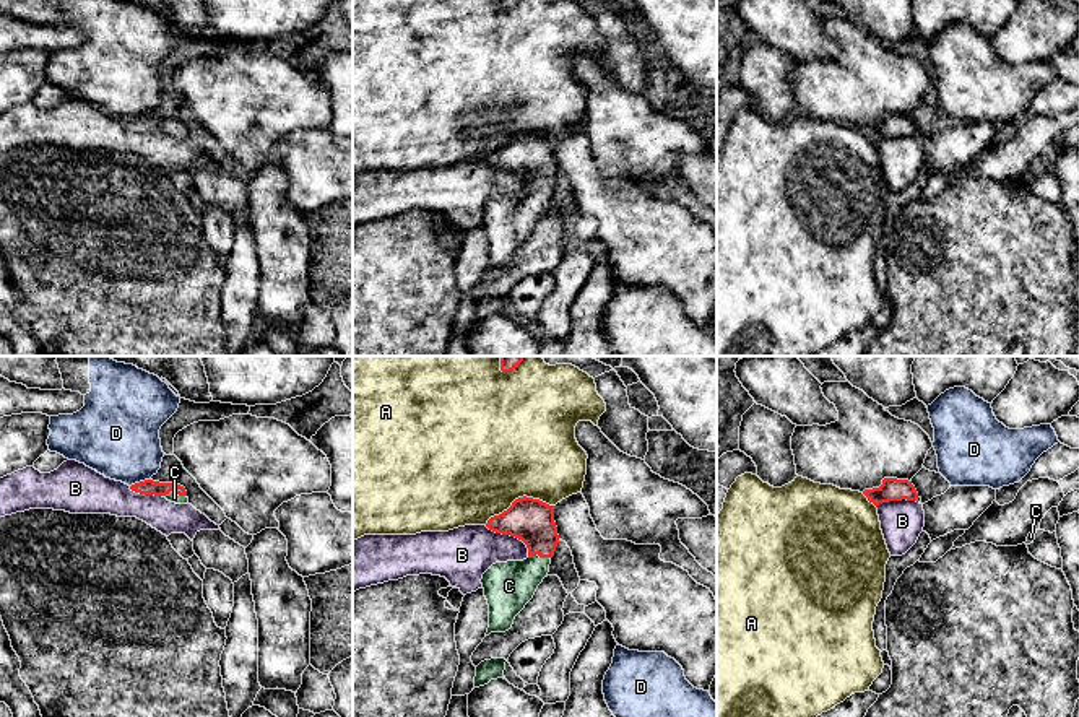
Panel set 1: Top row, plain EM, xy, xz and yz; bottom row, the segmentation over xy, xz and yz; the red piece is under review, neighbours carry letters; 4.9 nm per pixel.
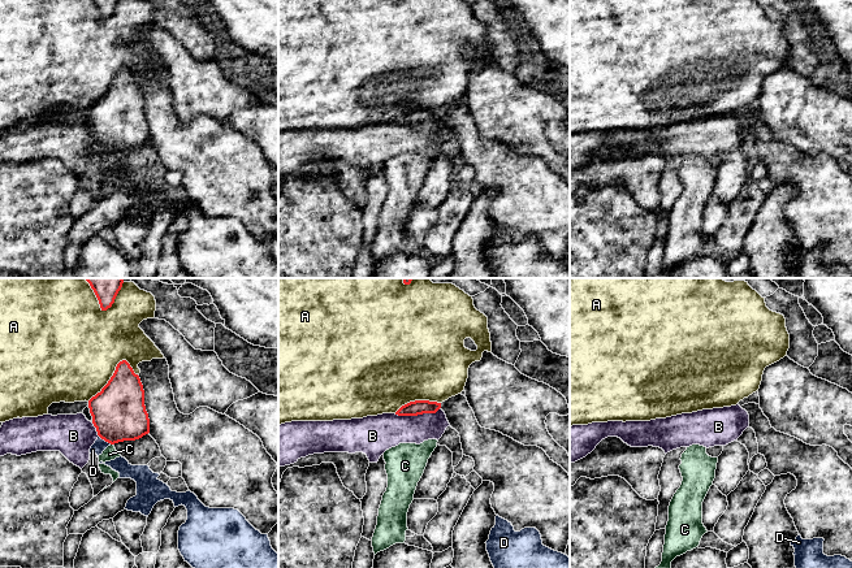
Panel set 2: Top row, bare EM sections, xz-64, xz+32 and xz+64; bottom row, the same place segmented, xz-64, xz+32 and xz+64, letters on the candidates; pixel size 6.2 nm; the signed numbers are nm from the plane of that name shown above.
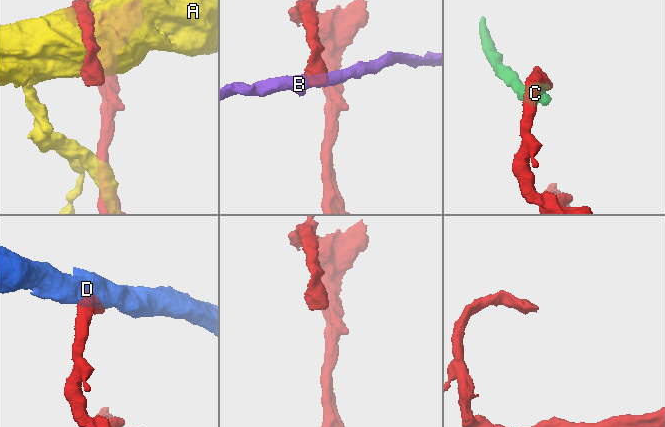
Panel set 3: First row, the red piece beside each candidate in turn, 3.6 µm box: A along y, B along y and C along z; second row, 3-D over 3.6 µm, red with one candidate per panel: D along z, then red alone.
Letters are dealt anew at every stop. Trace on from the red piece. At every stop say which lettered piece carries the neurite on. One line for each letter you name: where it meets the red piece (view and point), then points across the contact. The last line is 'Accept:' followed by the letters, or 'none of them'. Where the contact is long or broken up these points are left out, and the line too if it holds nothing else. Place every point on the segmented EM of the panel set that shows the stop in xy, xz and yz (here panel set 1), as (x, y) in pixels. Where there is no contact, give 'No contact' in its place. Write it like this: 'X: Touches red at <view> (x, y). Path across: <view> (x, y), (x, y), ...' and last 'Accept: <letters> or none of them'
C: Touches red at xy (174, 491). Path across: xy (148, 486), (174, 491), (174, 498)
Accept: C

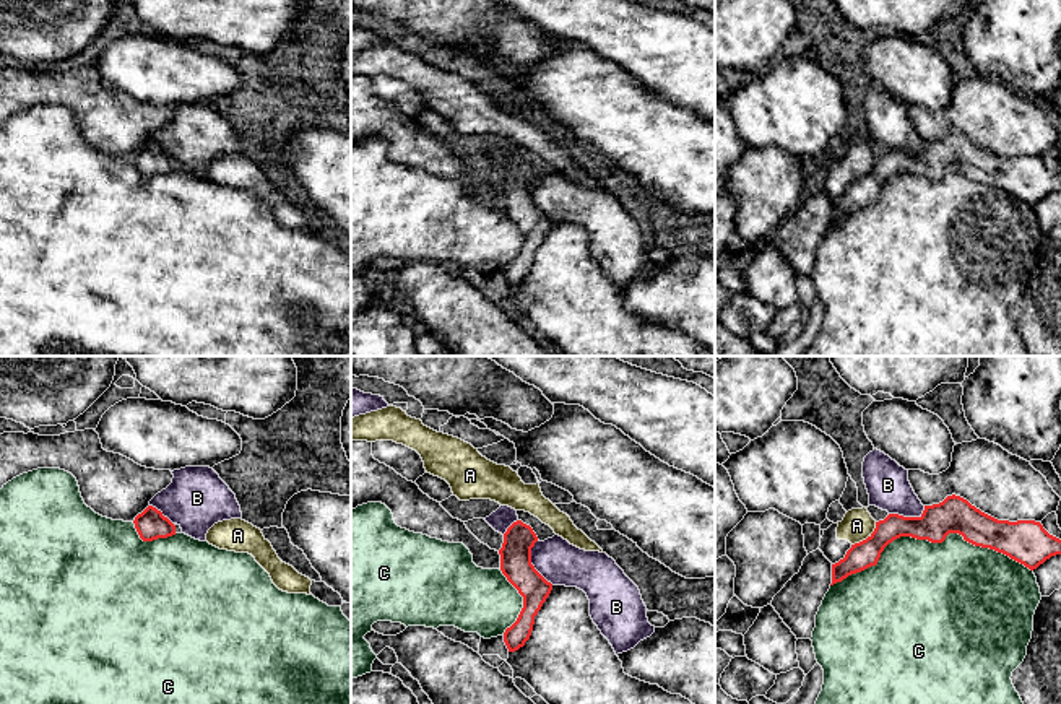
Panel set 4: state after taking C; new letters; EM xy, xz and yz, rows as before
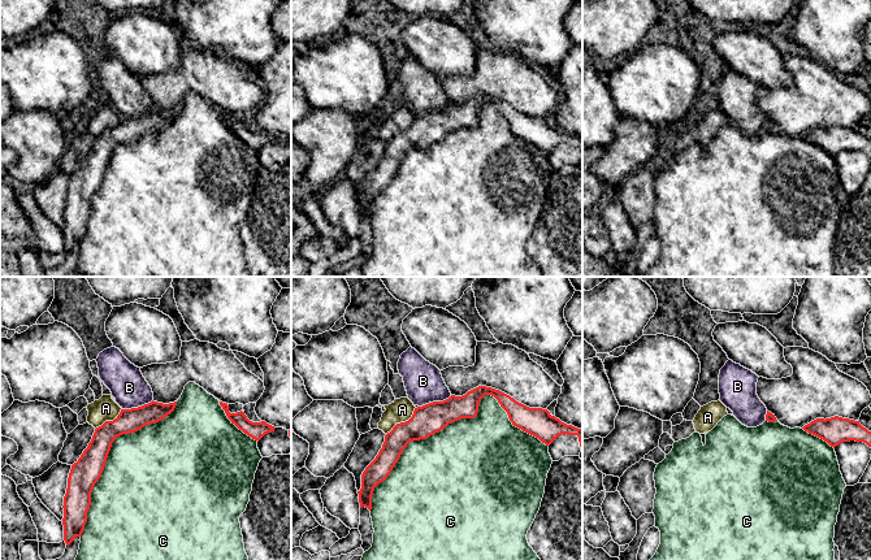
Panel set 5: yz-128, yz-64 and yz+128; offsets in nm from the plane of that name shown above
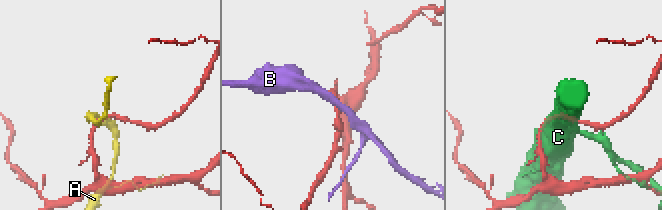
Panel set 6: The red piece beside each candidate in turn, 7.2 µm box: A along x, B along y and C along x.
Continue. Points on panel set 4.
Accept: none of them

